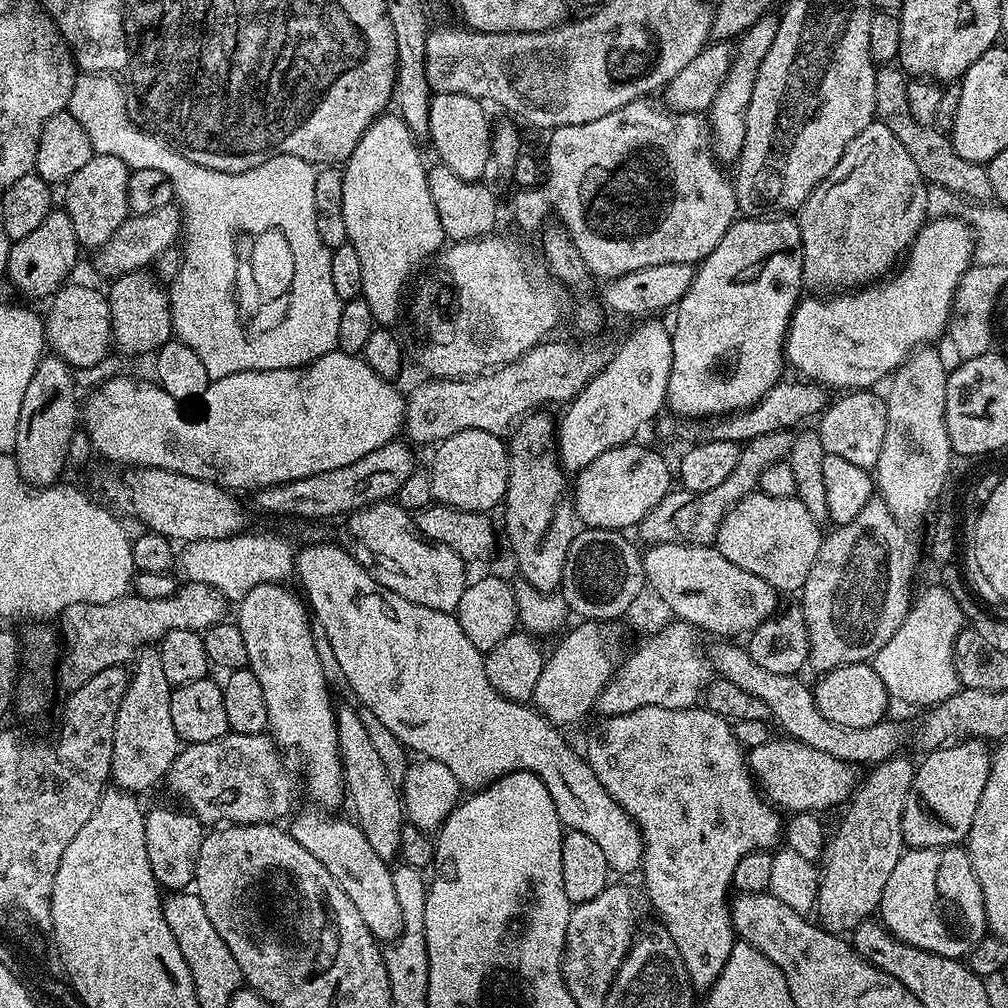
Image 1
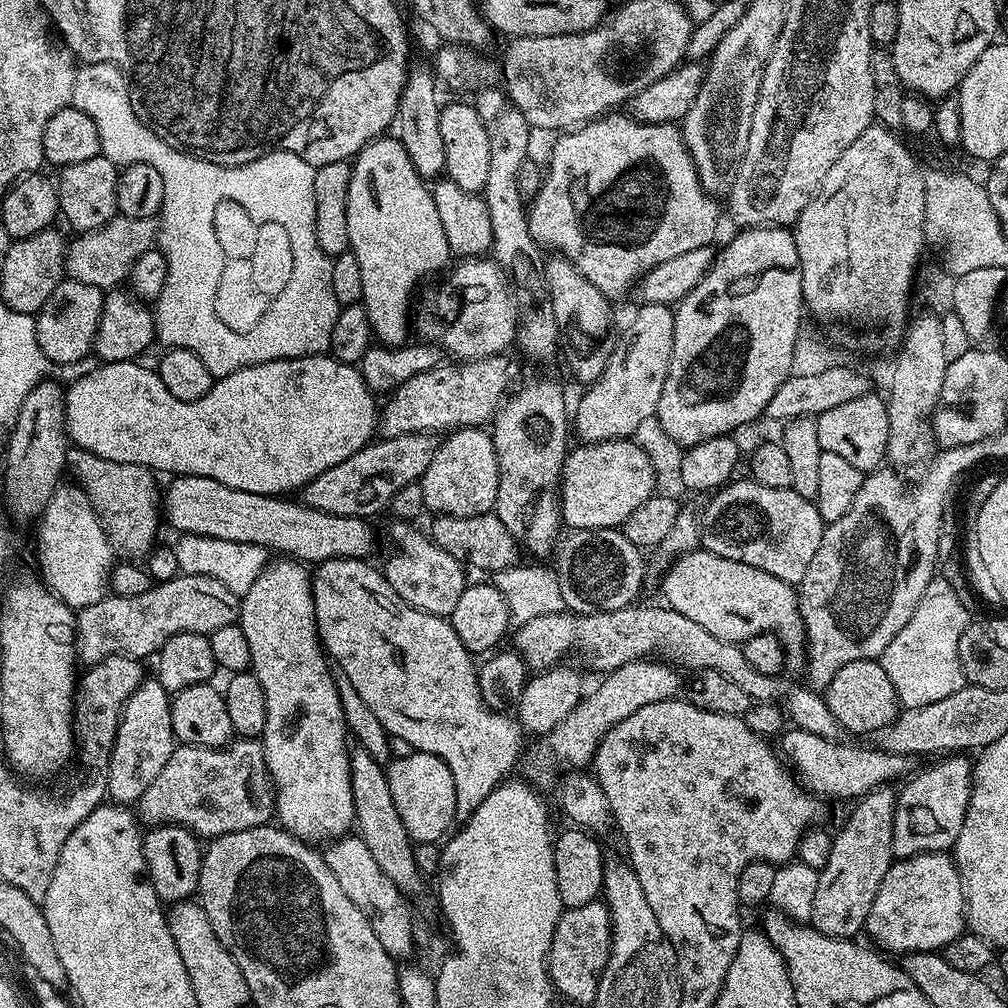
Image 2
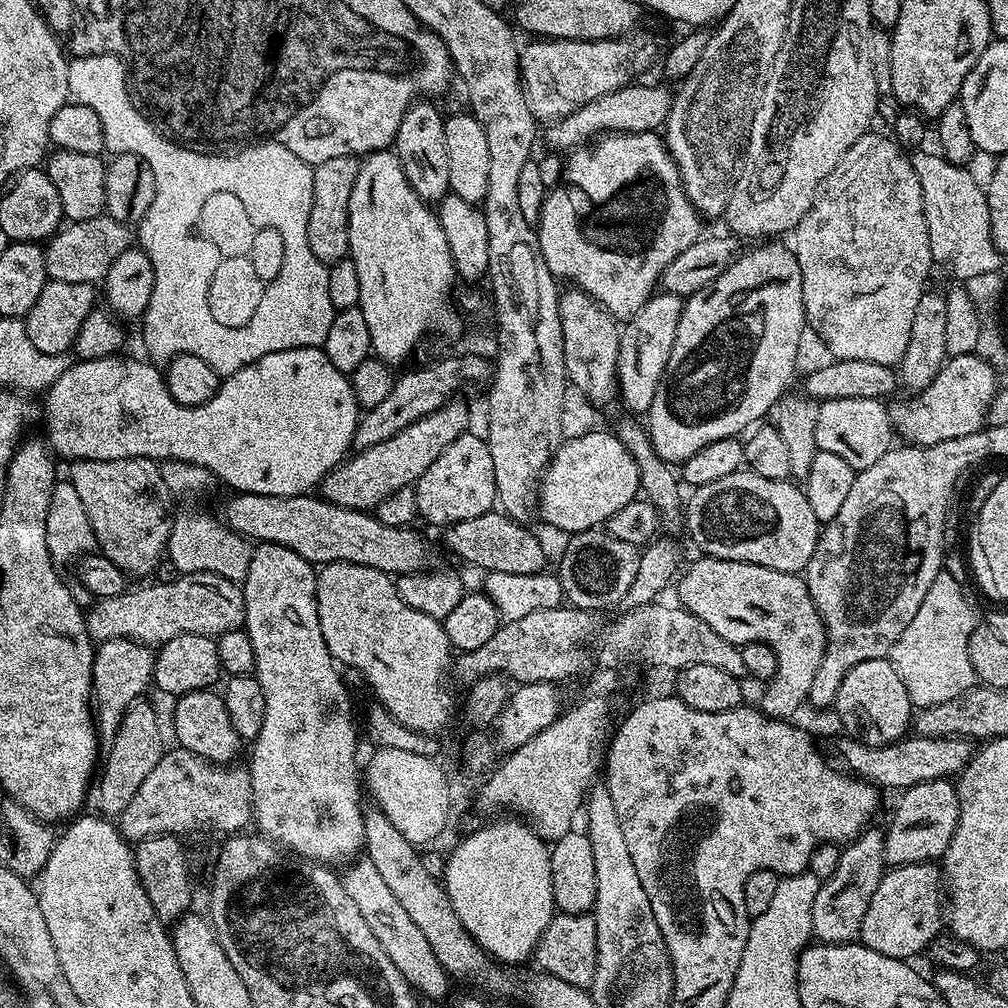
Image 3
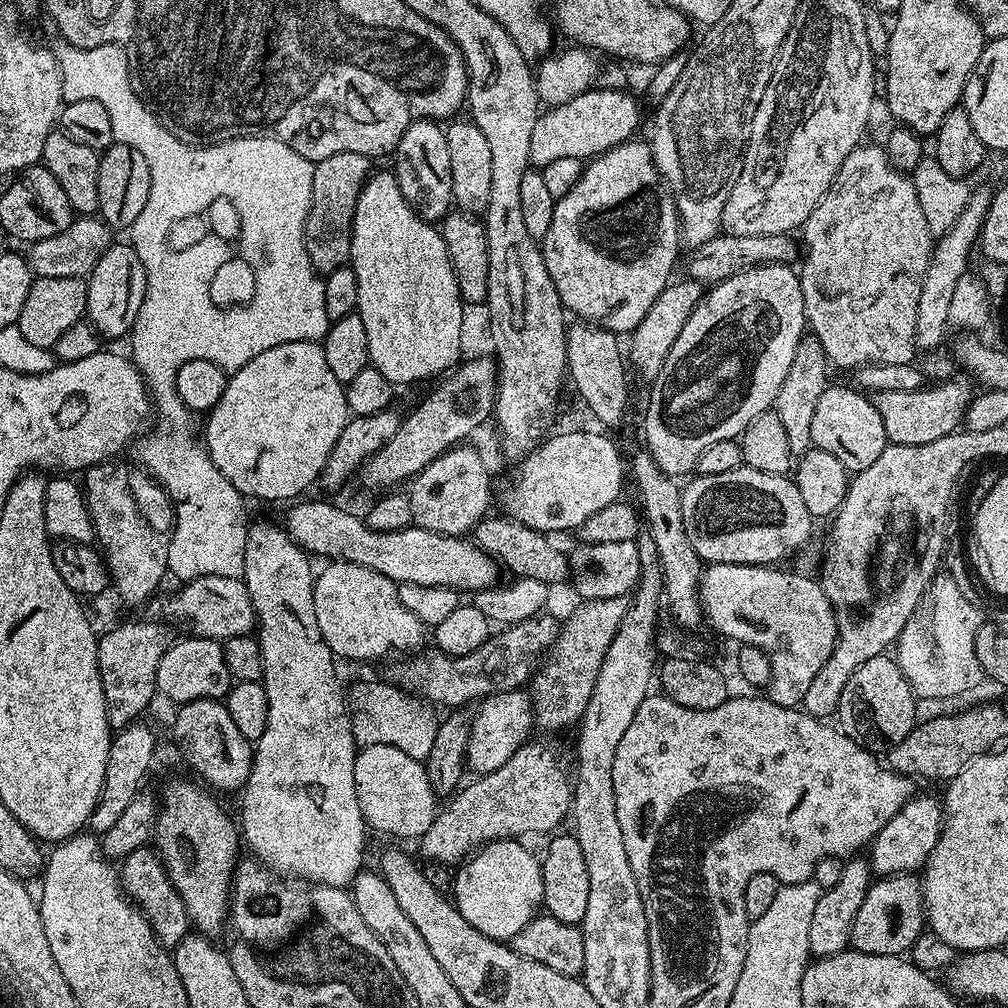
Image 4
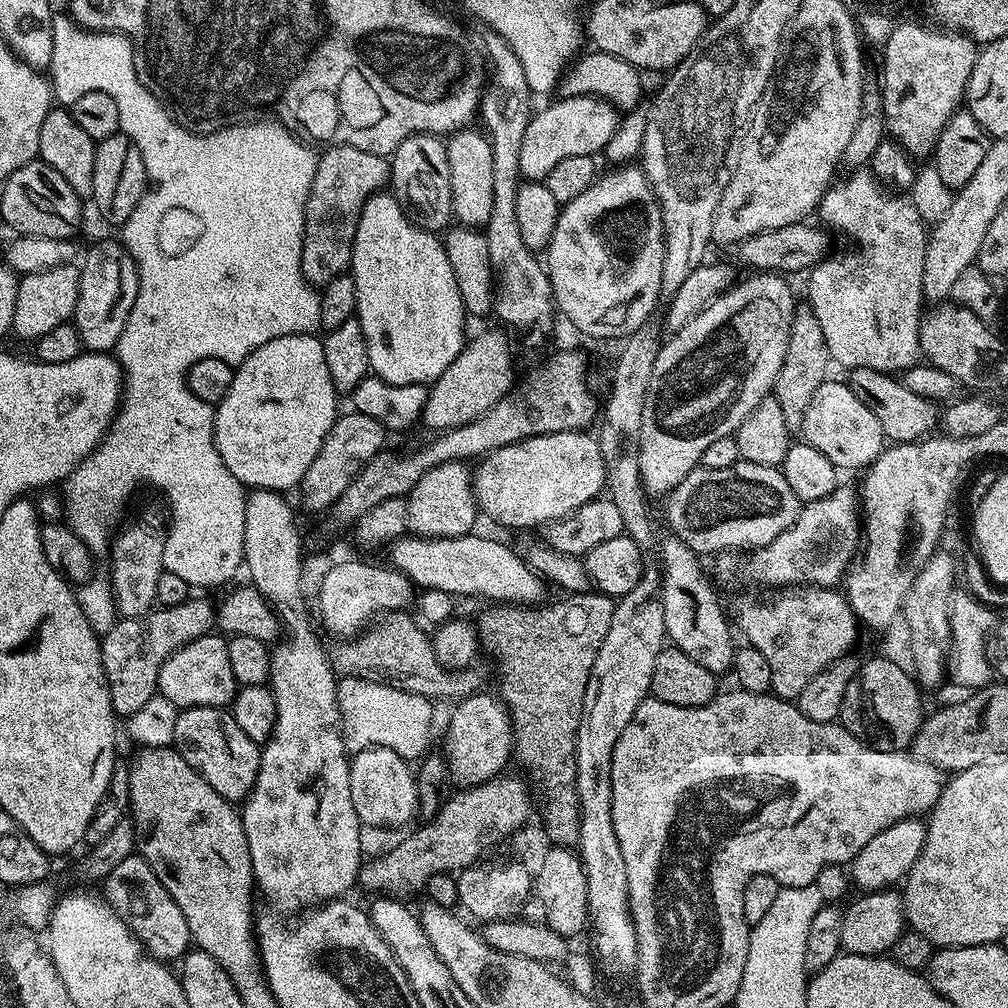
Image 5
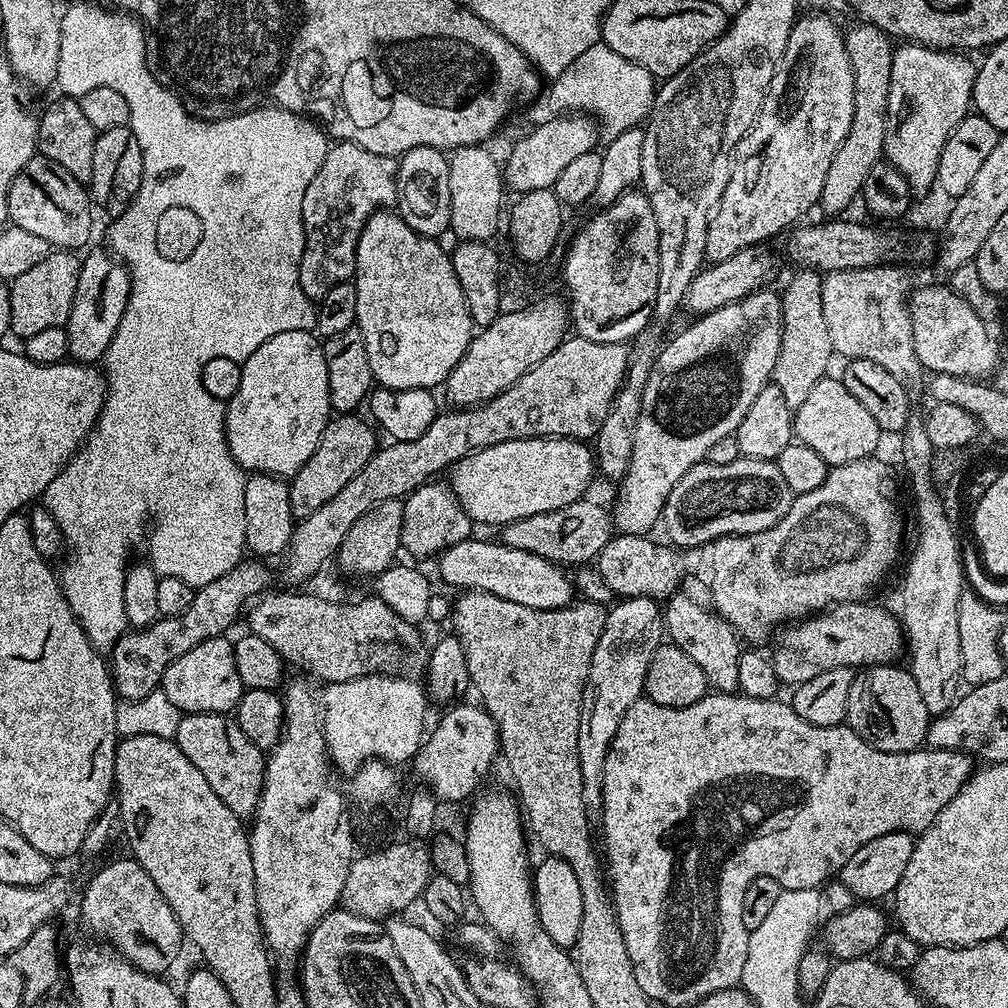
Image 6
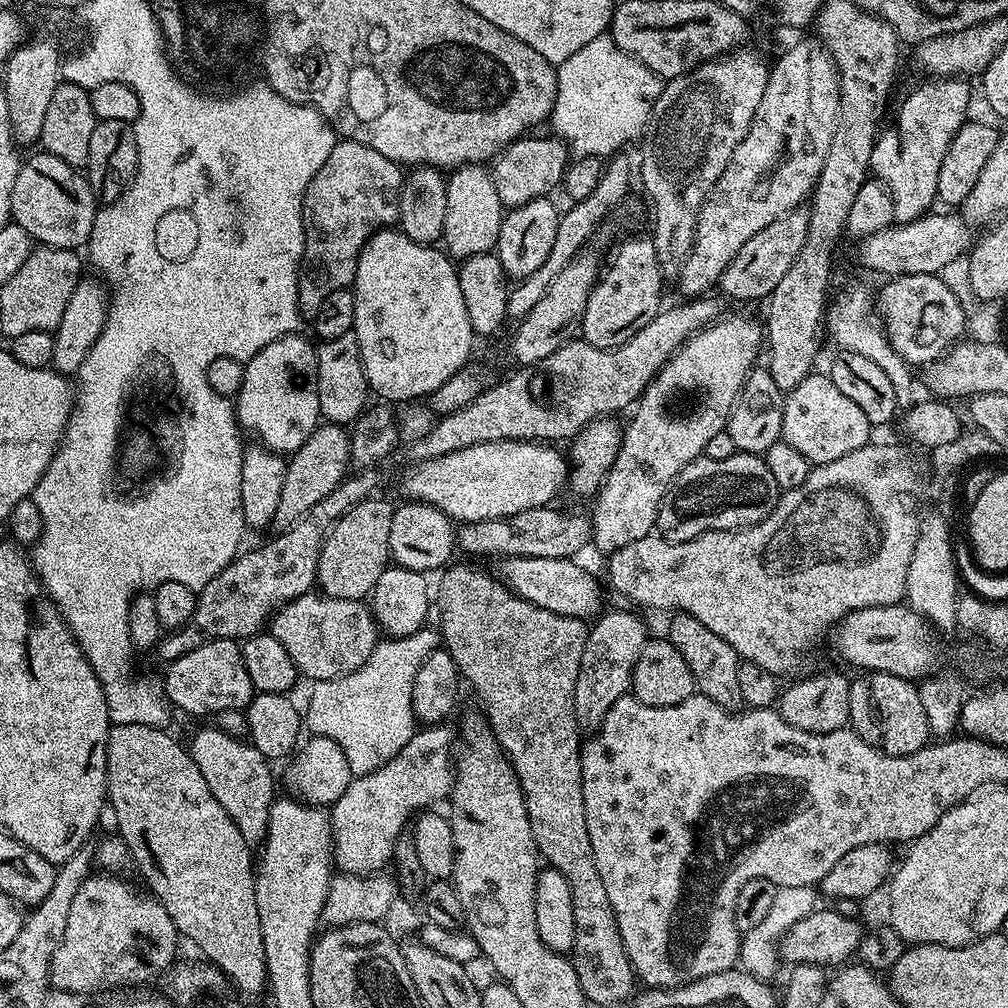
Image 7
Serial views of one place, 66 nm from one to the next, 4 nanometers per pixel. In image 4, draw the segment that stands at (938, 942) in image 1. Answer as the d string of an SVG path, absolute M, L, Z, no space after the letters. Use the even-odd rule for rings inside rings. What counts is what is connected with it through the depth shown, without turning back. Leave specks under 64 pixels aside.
M912 874L885 876L868 887L866 899L862 906L858 906L850 944L862 954L904 956L925 928L924 890L921 881Z

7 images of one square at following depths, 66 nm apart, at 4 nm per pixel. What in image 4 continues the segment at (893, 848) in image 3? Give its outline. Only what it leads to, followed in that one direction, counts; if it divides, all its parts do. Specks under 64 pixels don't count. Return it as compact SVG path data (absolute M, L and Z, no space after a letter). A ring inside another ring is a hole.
M913 795L902 806L902 810L898 814L894 814L894 818L890 818L890 822L886 822L886 826L882 826L882 830L878 830L878 834L873 838L870 845L870 867L877 877L899 876L901 874L912 874L917 870L923 869L924 864L930 858L930 854L934 850L934 846L940 837L940 830L944 827L944 809L941 801L936 800L932 796Z

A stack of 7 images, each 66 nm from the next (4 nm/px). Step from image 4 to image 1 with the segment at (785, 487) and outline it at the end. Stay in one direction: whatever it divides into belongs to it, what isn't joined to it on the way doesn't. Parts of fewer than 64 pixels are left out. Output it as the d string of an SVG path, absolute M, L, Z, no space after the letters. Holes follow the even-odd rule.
M759 490L743 496L716 528L714 547L734 566L758 574L777 593L799 593L809 577L822 541L821 525L795 496L770 498Z

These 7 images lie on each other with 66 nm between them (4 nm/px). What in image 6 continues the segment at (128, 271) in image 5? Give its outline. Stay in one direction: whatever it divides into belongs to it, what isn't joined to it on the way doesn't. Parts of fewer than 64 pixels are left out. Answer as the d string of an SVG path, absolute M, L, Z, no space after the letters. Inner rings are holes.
M101 248L94 249L88 257L85 255L80 261L78 290L74 290L74 306L70 306L70 318L66 325L68 330L68 356L75 363L85 366L92 366L103 361L106 350L118 330L118 322L122 322L122 314L126 314L126 302L132 293L132 279L128 276L127 267L111 251Z

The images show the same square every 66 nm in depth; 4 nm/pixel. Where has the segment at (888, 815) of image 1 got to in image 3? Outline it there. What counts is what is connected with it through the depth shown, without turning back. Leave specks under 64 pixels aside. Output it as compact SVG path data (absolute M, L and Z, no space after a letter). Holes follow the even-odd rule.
M869 826L840 850L840 857L830 874L822 881L814 898L812 935L822 944L851 944L860 935L862 918L866 918L866 906L878 890L878 882L884 877L884 833L876 826Z

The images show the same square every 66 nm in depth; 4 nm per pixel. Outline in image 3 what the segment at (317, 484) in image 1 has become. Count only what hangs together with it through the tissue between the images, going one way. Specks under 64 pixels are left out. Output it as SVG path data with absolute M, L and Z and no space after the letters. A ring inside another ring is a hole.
M453 398L434 410L434 414L426 414L426 418L394 434L394 438L357 451L356 457L353 455L347 462L337 464L322 481L323 499L359 512L375 510L387 496L394 494L394 490L413 487L417 478L430 470L430 462L434 462L434 458L438 458L454 438L464 435L469 428L467 406L460 398Z

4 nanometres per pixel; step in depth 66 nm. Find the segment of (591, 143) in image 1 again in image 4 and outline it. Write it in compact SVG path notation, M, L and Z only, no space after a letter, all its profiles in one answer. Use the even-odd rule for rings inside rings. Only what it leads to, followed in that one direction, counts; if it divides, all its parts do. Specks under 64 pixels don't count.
M640 138L627 140L624 144L619 144L603 152L601 156L593 156L583 165L583 172L580 180L574 182L571 190L560 199L557 199L554 206L554 216L550 218L550 230L542 241L542 251L544 254L544 265L558 290L560 300L564 303L565 309L572 312L573 317L581 321L594 324L597 328L604 328L608 332L617 334L630 334L646 318L646 310L654 306L658 294L662 294L664 285L673 279L672 267L676 264L676 259L680 256L682 241L680 239L680 216L676 212L676 203L671 192L668 191L663 180L660 179L660 172L656 169L656 164L652 161L652 150L647 143L644 144Z

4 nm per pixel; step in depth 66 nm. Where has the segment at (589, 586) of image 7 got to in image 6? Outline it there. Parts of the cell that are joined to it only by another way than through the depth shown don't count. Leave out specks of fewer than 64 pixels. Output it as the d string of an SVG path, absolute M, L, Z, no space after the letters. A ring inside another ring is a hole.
M469 538L450 546L439 553L440 576L455 590L489 592L506 602L518 602L543 612L553 612L555 608L567 608L574 600L574 584L563 567L530 554L526 550L514 550L502 542Z

